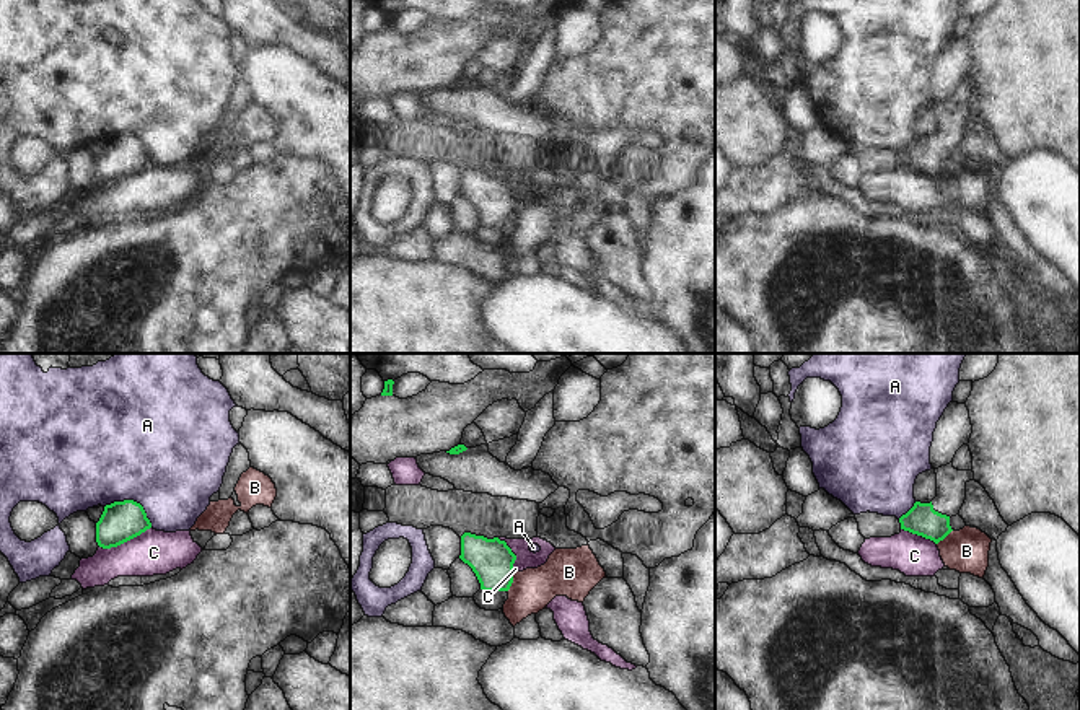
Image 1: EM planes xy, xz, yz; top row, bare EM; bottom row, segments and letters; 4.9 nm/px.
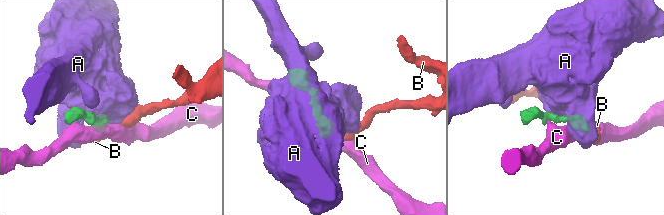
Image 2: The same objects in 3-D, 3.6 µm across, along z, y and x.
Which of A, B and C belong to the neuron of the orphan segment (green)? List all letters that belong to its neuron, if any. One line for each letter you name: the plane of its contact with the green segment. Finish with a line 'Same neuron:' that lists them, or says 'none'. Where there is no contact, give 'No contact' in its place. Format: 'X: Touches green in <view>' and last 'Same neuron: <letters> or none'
Same neuron: none.

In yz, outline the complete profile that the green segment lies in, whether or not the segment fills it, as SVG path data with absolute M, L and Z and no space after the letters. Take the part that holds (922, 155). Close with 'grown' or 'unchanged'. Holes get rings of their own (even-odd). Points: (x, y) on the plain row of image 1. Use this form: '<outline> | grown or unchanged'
M953 98L935 104L937 132L930 138L915 137L914 142L899 153L901 164L938 179L953 164L950 153L959 150L966 135L966 119L974 116L974 107L958 106Z | grown

